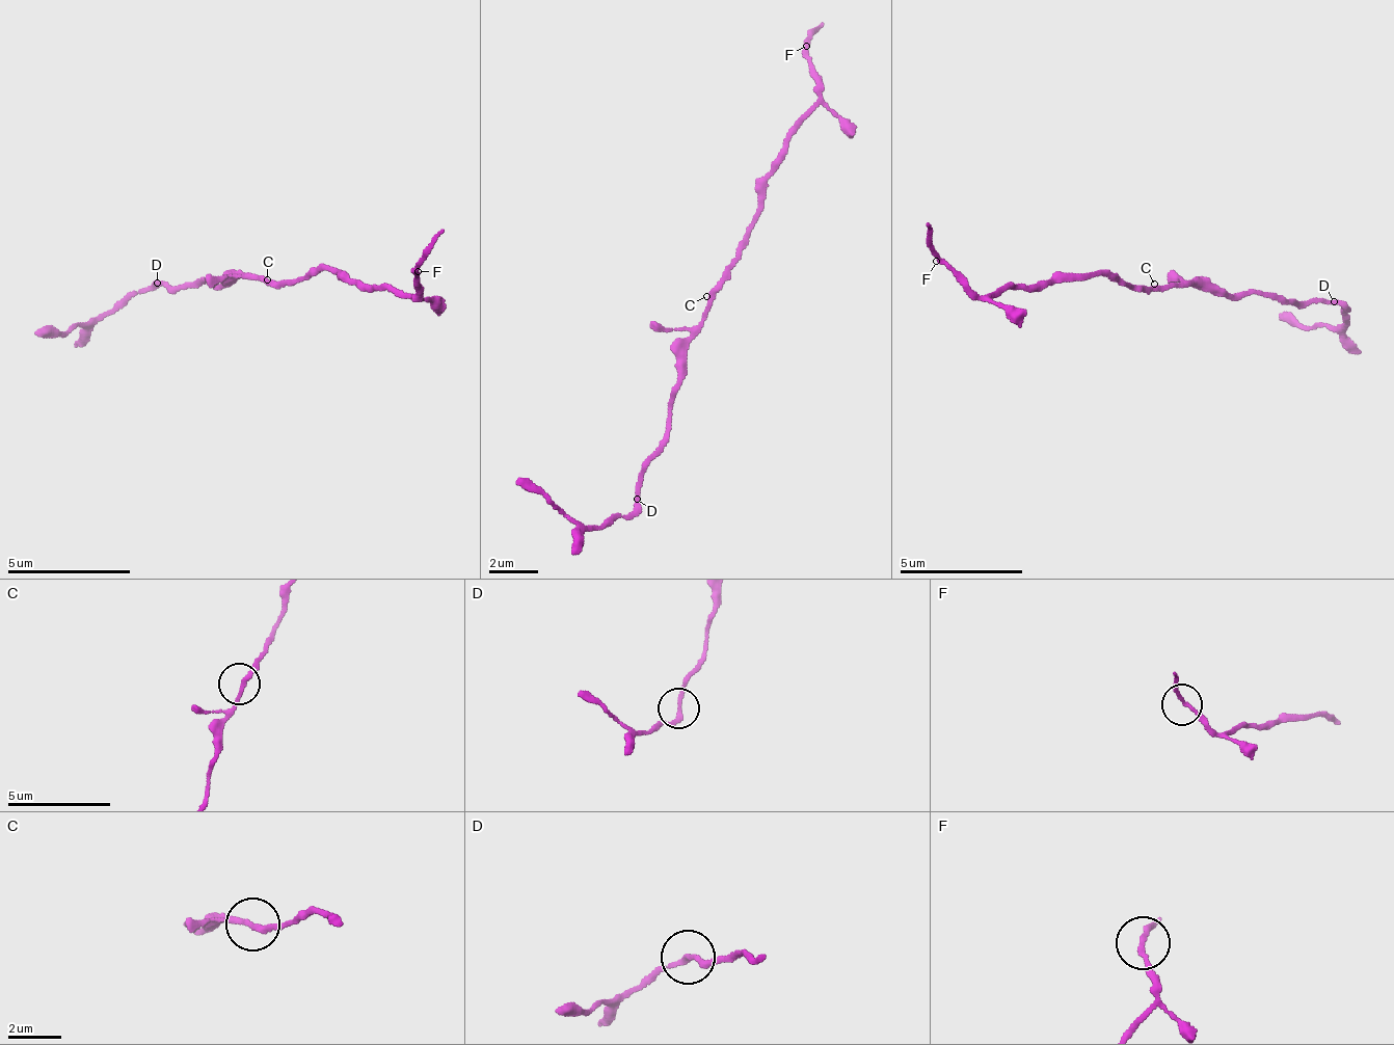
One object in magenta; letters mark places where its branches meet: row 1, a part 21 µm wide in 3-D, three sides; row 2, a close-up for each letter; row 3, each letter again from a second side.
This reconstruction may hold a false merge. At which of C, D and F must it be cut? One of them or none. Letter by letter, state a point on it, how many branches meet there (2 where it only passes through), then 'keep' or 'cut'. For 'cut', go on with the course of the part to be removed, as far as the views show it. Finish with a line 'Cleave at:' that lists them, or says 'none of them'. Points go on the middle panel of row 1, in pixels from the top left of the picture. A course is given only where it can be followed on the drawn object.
C: place (706, 296); branches 2; keep
D: place (637, 499); branches 2; keep
F: place (806, 46); branches 2; keep
Cleave at: none of them

